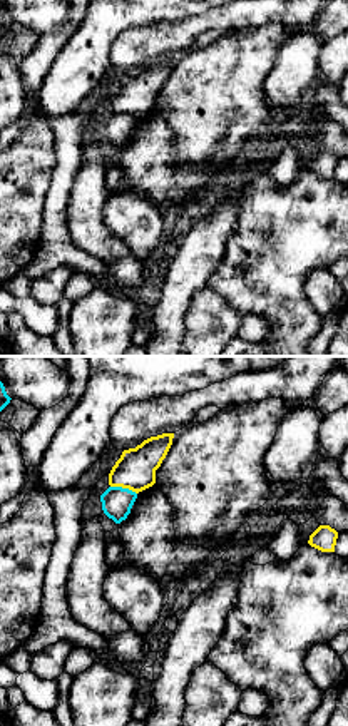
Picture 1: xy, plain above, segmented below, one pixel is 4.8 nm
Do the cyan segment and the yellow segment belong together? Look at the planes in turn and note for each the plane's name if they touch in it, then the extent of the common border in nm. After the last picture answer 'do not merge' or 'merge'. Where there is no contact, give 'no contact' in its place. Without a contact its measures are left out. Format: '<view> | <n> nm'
xy | 130 nm

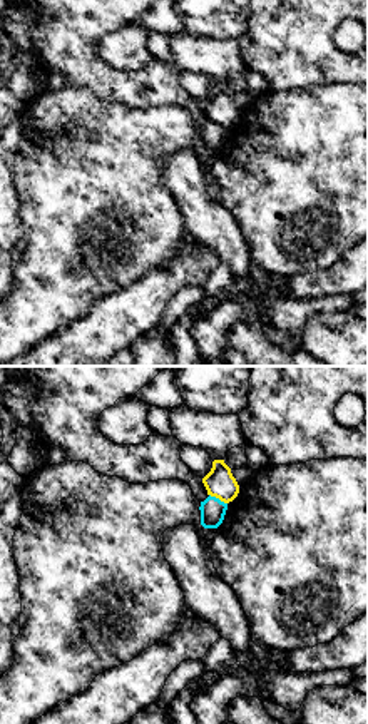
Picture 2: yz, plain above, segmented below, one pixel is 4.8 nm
yz | 100 nm

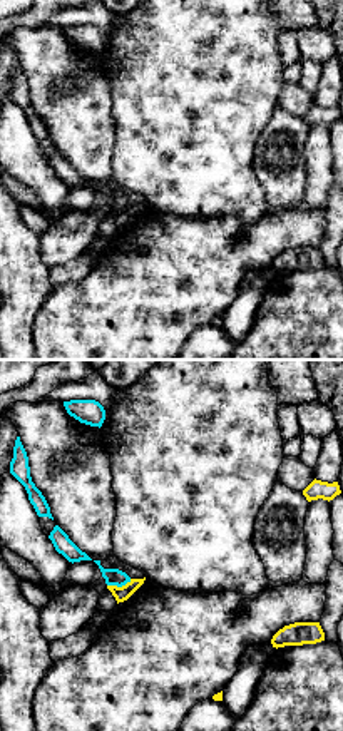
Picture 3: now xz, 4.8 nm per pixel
xz | 120 nm

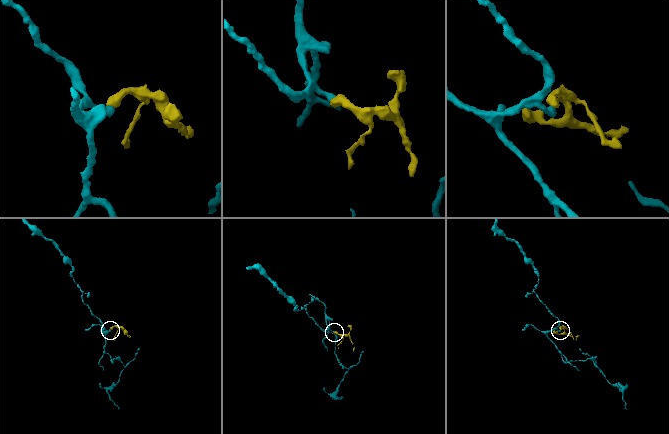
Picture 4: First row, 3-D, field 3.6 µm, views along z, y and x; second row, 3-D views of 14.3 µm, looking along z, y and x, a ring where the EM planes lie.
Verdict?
do not merge

